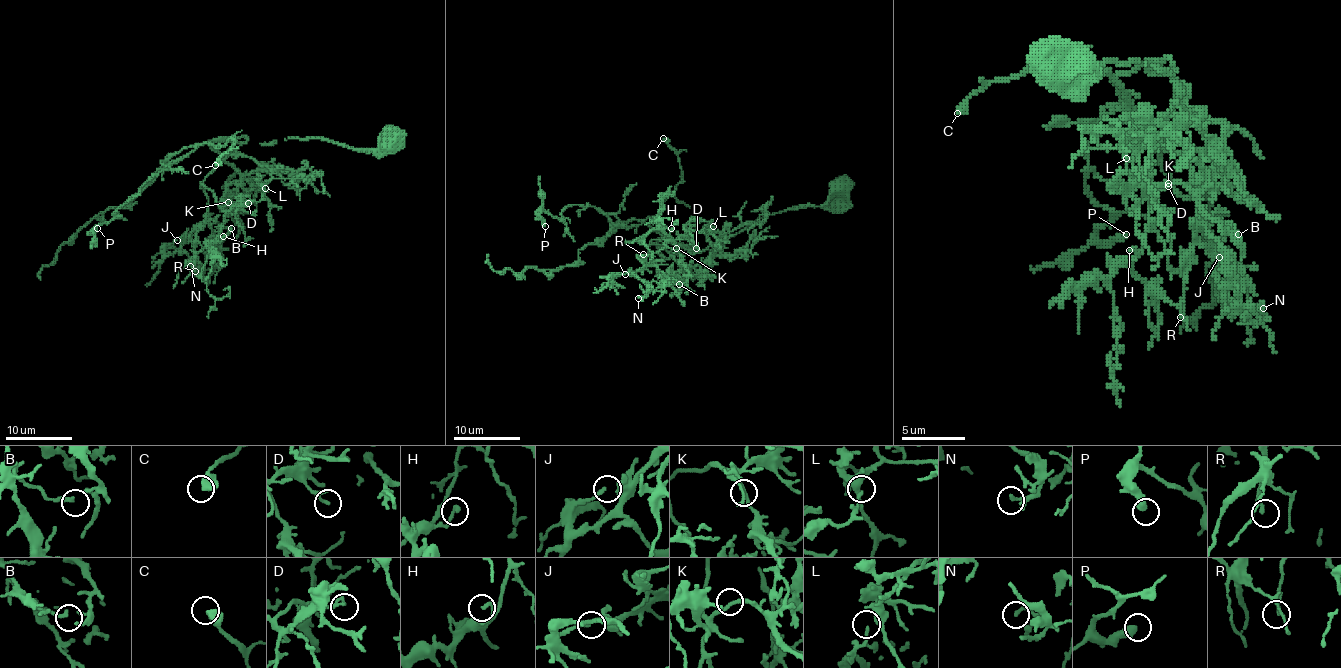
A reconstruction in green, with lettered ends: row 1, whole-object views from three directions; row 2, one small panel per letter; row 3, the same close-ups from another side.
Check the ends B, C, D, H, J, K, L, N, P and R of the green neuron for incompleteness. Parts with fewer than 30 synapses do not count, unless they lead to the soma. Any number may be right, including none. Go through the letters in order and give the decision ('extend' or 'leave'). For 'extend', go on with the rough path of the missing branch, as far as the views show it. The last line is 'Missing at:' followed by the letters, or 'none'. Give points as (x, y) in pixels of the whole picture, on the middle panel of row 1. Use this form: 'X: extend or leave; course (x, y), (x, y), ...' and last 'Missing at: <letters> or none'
B: leave
C: leave
D: leave
H: leave
J: leave
K: leave
L: leave
N: leave
P: leave
R: leave
Missing at: none

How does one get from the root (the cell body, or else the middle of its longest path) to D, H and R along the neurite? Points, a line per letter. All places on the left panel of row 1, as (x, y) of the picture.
D: (394, 137), (393, 145), (376, 148), (320, 138), (213, 142), (222, 160), (203, 183), (225, 210), (248, 203)
H: (394, 137), (376, 148), (320, 138), (213, 142), (222, 160), (203, 183), (225, 213), (217, 241), (223, 236)
R: (394, 137), (376, 148), (320, 138), (213, 142), (222, 160), (200, 183), (208, 212), (195, 271)

